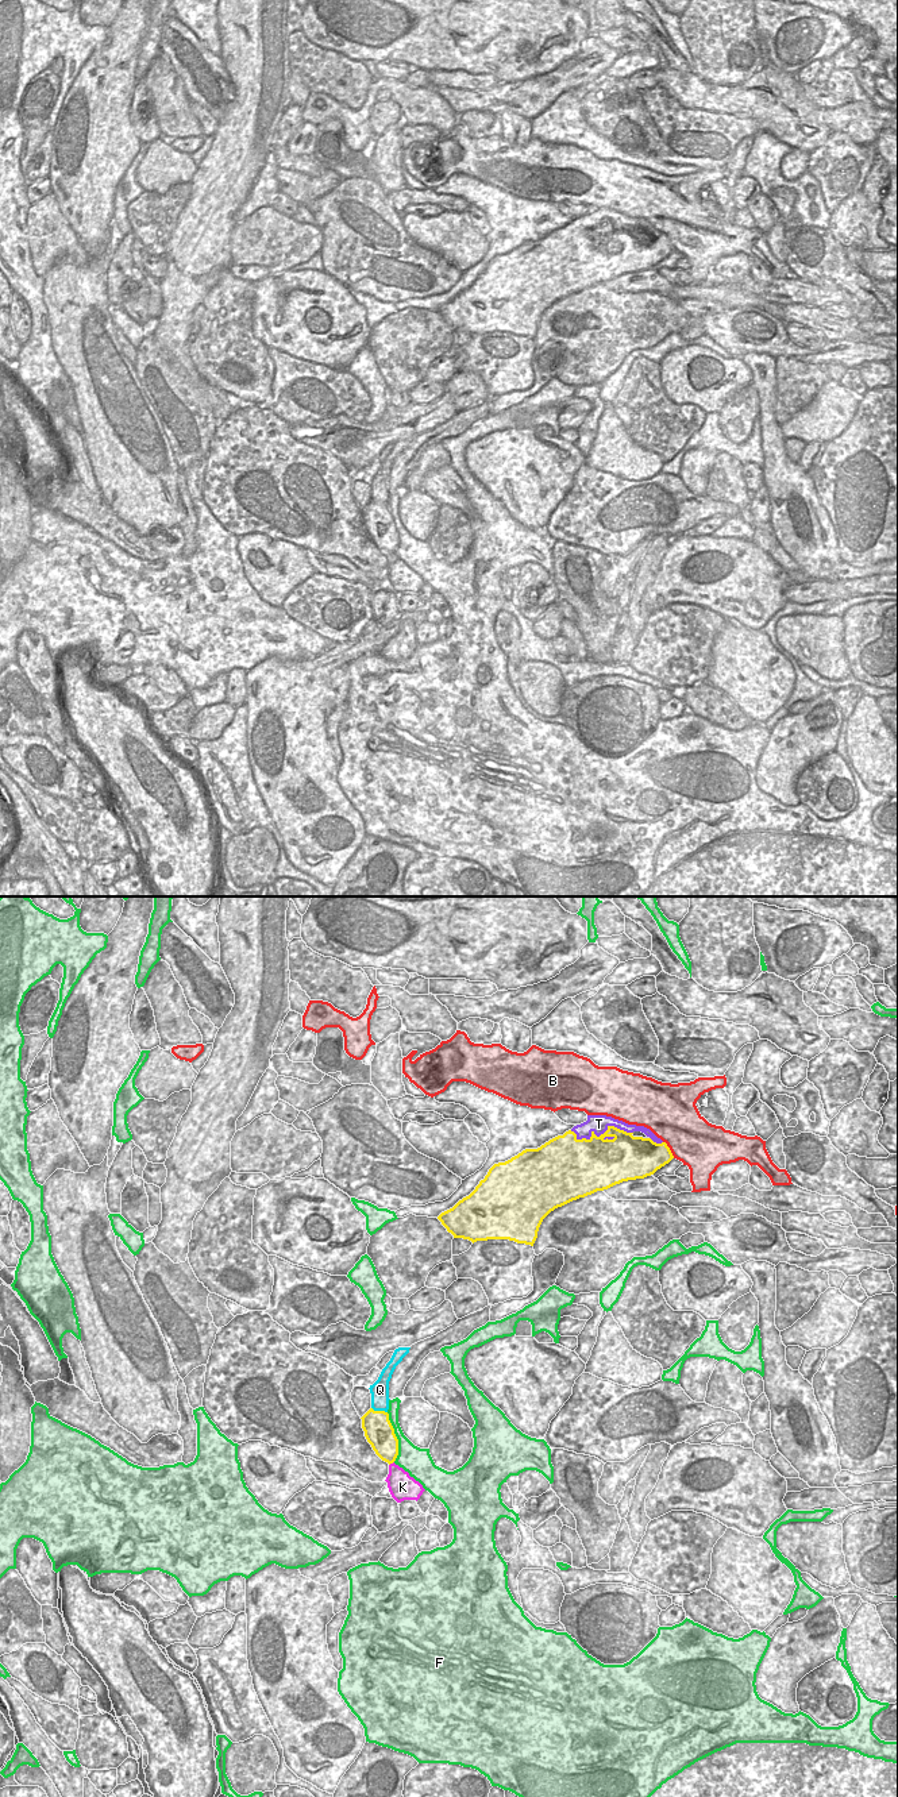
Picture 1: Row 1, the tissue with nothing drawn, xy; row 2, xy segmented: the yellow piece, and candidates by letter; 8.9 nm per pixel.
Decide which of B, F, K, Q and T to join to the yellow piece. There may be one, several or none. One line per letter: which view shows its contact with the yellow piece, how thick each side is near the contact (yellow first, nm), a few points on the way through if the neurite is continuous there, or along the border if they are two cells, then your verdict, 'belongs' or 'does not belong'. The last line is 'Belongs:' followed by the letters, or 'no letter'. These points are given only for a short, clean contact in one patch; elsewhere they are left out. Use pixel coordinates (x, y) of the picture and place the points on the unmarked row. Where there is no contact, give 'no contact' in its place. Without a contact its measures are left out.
B: meets yellow in xy; 340 nm thick on the yellow side, 420 nm on the other; does not belong
F: meets yellow in xy; 260 nm thick on the yellow side, 240 nm on the other; does not belong
K: meets yellow in xy; 240 nm thick on the yellow side, 240 nm on the other; does not belong
Q: meets yellow in xy; 260 nm thick on the yellow side, 170 nm on the other; does not belong
T: meets yellow in xy; 420 nm thick on the yellow side, 170 nm on the other; belongs
Belongs: T

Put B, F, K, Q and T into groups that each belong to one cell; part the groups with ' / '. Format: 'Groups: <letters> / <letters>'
Groups: B / F / K / Q / T

